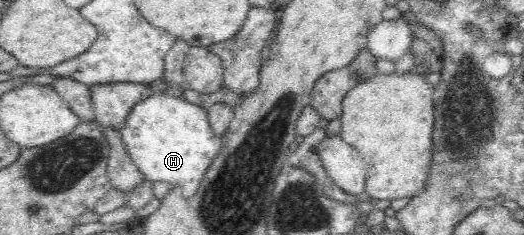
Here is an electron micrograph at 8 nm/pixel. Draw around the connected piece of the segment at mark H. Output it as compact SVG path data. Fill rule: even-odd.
M153 91L153 94L139 100L132 107L120 132L129 157L144 179L151 183L167 184L171 189L178 187L186 199L197 195L205 172L208 172L222 146L222 139L213 133L209 125L208 110L190 103L184 97L169 96L159 91Z

